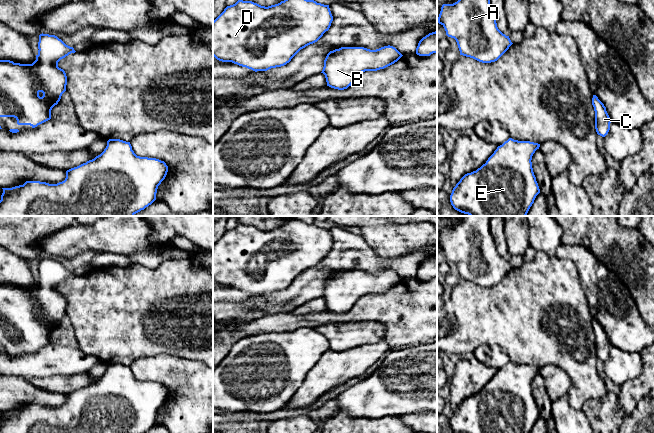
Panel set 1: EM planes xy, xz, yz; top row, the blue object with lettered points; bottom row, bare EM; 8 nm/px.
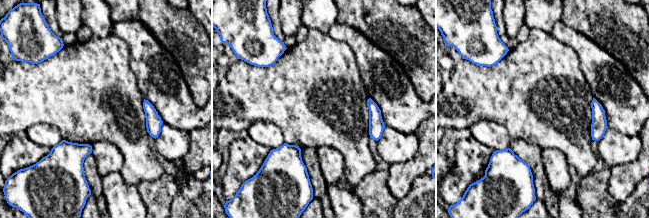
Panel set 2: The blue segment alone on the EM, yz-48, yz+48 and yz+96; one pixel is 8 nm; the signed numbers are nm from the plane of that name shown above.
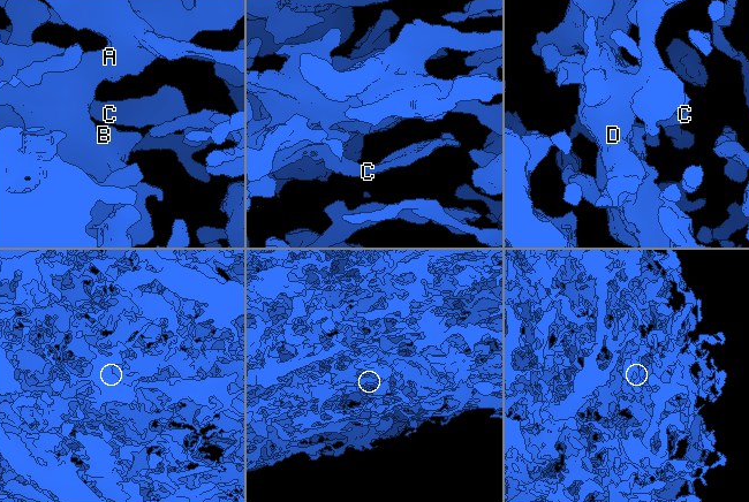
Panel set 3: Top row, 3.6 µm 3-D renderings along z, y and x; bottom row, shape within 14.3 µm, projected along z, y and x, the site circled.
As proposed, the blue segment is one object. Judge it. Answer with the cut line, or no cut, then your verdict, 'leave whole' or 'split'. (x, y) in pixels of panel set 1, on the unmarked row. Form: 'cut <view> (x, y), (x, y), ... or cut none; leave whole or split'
cut none; leave whole

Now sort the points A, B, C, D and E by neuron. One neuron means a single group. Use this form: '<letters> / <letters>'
A B C D E

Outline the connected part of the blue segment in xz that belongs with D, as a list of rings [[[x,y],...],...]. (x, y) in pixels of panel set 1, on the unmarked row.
[[[298,219],[268,231],[238,224],[213,245],[213,280],[255,296],[281,291],[306,270],[317,266],[329,254],[333,240],[329,229]]]

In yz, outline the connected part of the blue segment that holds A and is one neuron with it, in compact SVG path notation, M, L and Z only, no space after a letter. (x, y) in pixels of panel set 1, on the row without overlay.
M457 216L459 224L453 228L443 228L438 241L448 261L457 266L460 279L482 287L497 285L513 268L497 251L490 228L491 216Z

